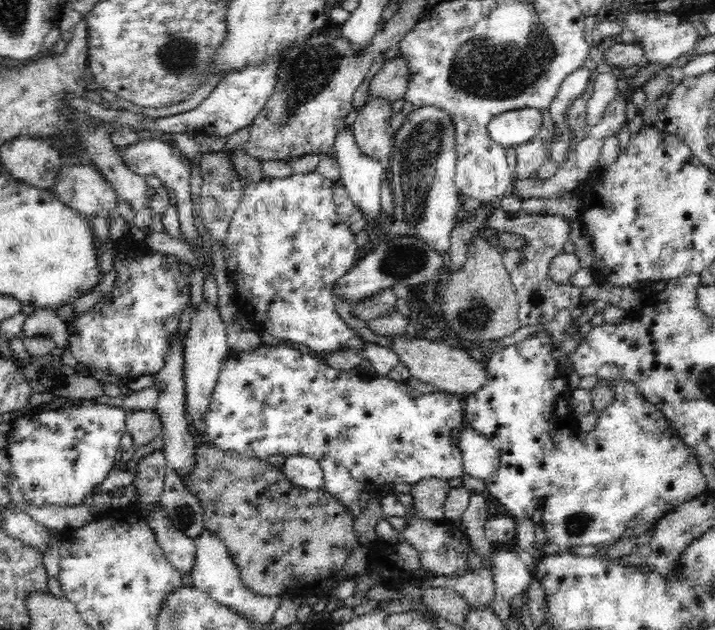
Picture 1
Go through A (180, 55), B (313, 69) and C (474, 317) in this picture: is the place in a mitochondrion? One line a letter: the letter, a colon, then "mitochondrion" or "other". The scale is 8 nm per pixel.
A: mitochondrion
B: mitochondrion
C: mitochondrion

